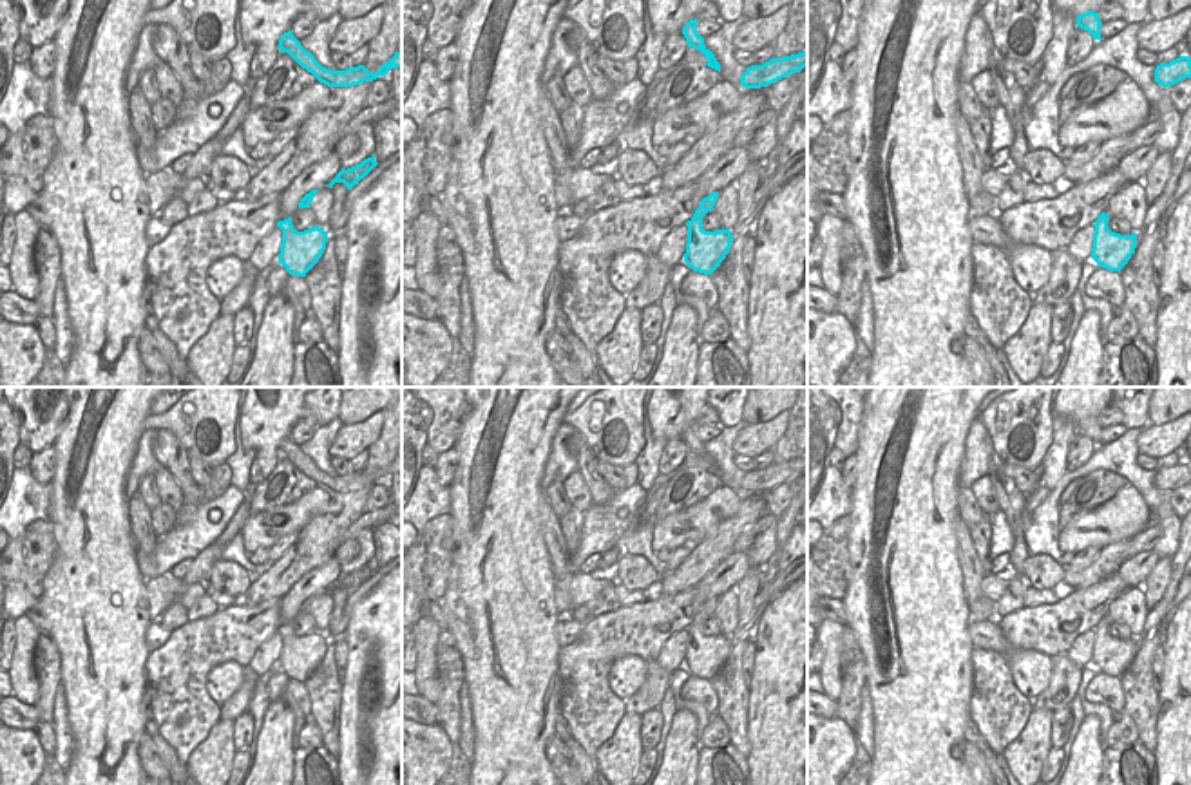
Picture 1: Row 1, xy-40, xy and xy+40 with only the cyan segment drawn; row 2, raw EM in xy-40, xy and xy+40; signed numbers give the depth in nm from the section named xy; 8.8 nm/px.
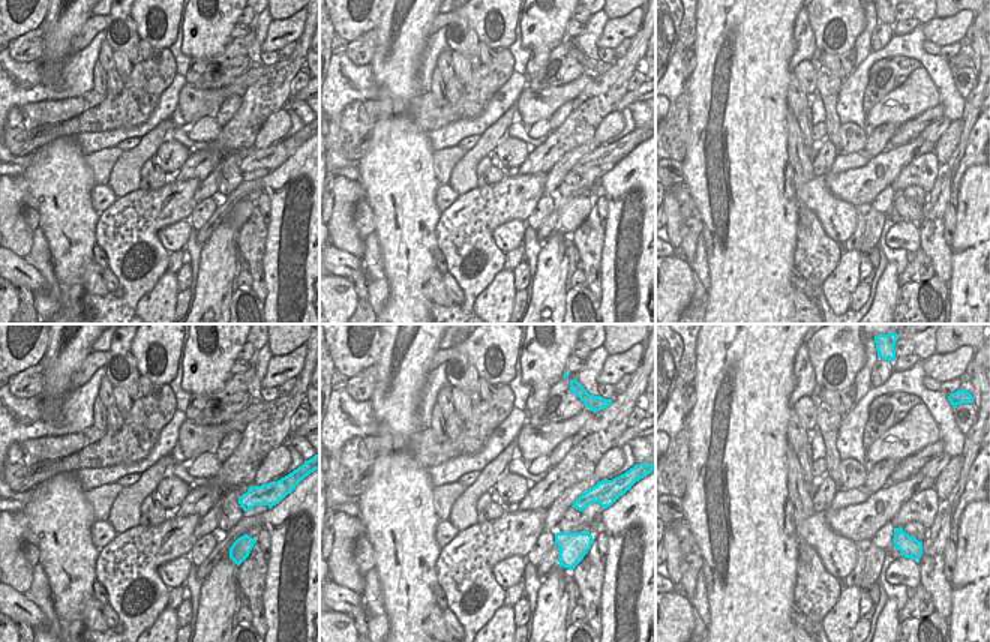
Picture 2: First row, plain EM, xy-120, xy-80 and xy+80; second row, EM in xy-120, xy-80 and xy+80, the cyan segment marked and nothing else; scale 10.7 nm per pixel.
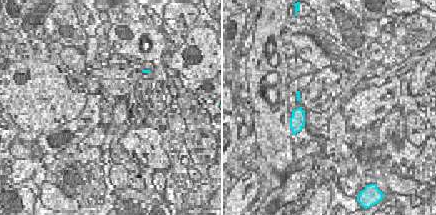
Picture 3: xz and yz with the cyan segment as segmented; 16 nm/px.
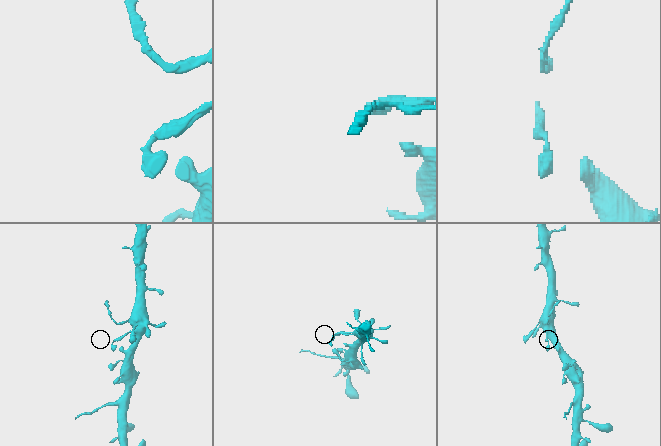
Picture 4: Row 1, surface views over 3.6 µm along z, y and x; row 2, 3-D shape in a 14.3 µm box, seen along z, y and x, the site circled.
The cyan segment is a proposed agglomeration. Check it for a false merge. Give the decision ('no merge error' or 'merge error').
no merge error

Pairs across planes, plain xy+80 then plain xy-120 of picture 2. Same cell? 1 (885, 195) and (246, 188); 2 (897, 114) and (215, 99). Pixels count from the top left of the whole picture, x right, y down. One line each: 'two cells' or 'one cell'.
1: two cells
2: one cell

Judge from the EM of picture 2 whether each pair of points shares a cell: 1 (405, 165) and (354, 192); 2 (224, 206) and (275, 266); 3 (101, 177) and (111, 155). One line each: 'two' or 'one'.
1: two
2: one
3: one

